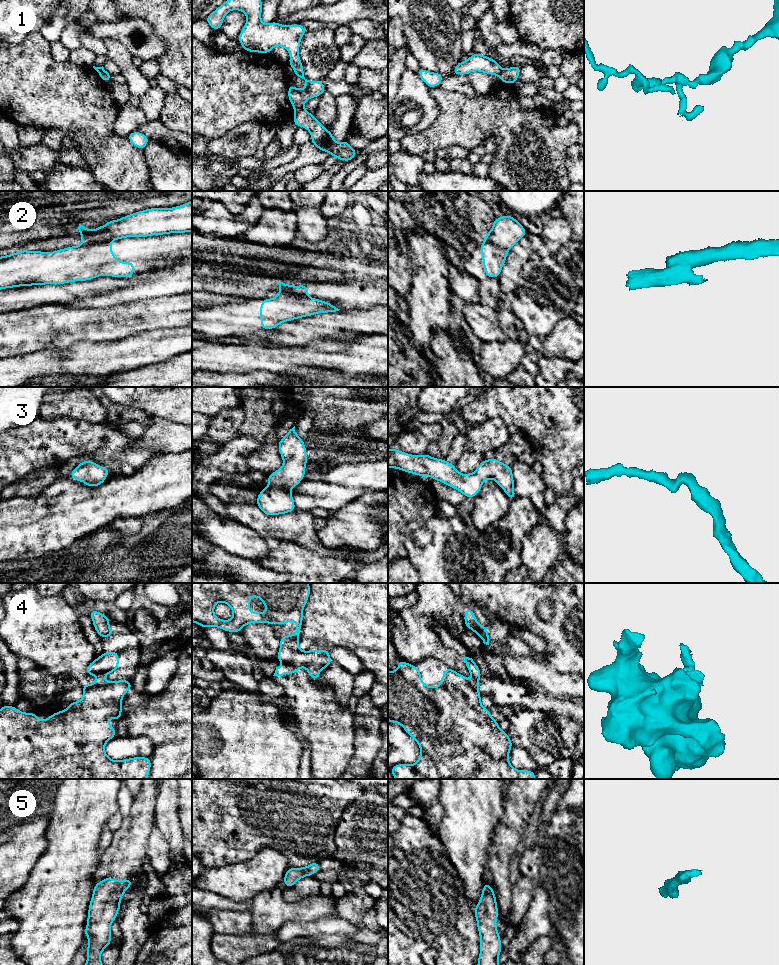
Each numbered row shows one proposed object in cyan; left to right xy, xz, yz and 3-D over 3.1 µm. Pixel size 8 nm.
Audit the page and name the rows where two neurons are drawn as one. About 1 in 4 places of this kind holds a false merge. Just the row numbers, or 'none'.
1, 2, 4

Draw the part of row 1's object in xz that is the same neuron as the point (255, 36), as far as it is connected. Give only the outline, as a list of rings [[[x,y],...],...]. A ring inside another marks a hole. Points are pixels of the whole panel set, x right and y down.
[[[226,0],[205,20],[214,31],[220,30],[226,14],[232,10],[242,11],[247,16],[246,24],[238,37],[244,51],[266,54],[276,46],[282,46],[288,50],[290,54],[288,65],[294,69],[294,75],[306,83],[303,90],[289,84],[287,93],[294,109],[303,108],[307,100],[319,97],[326,92],[321,80],[311,81],[304,75],[299,48],[307,28],[300,24],[285,26],[276,21],[264,24],[261,21],[262,0]]]

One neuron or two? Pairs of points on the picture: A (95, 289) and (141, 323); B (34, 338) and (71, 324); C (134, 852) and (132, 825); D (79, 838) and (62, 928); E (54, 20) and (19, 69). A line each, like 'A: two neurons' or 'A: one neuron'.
A: two neurons
B: one neuron
C: one neuron
D: one neuron
E: two neurons

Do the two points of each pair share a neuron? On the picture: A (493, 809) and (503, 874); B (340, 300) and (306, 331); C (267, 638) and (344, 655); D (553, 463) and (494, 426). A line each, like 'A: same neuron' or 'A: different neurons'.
A: different neurons
B: different neurons
C: different neurons
D: different neurons

